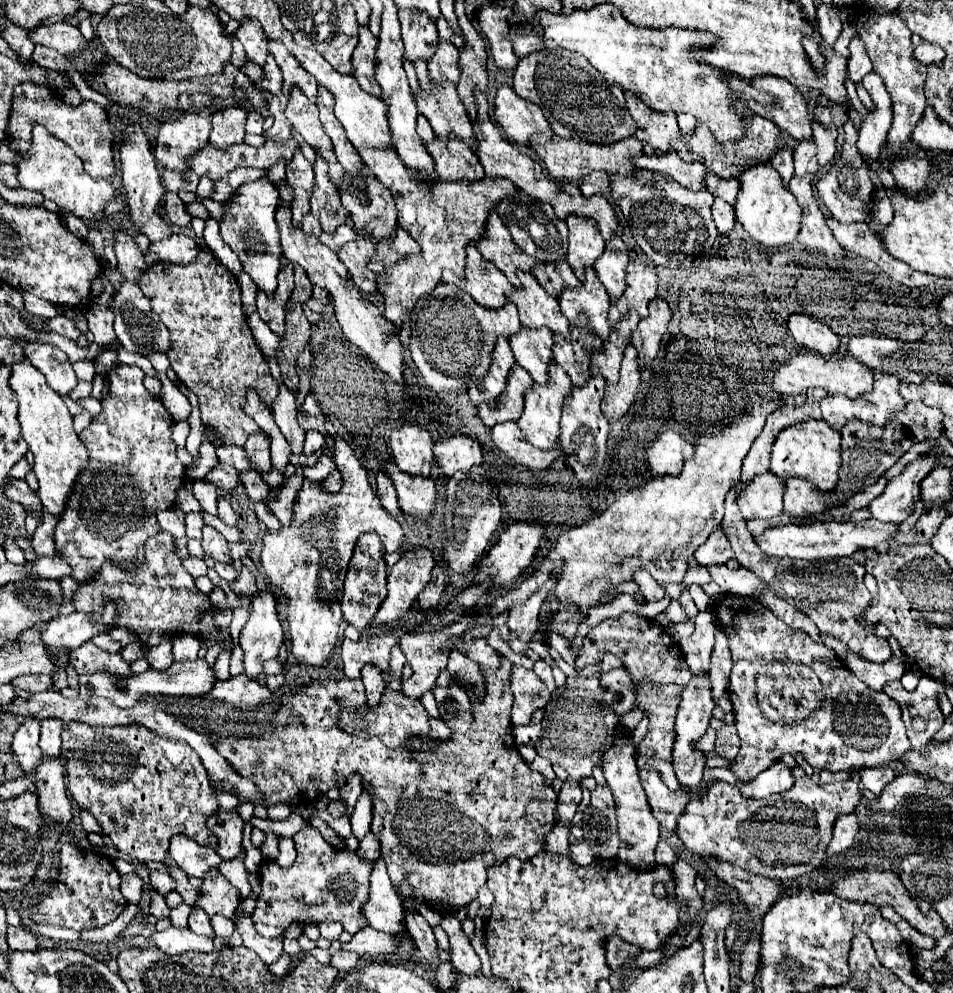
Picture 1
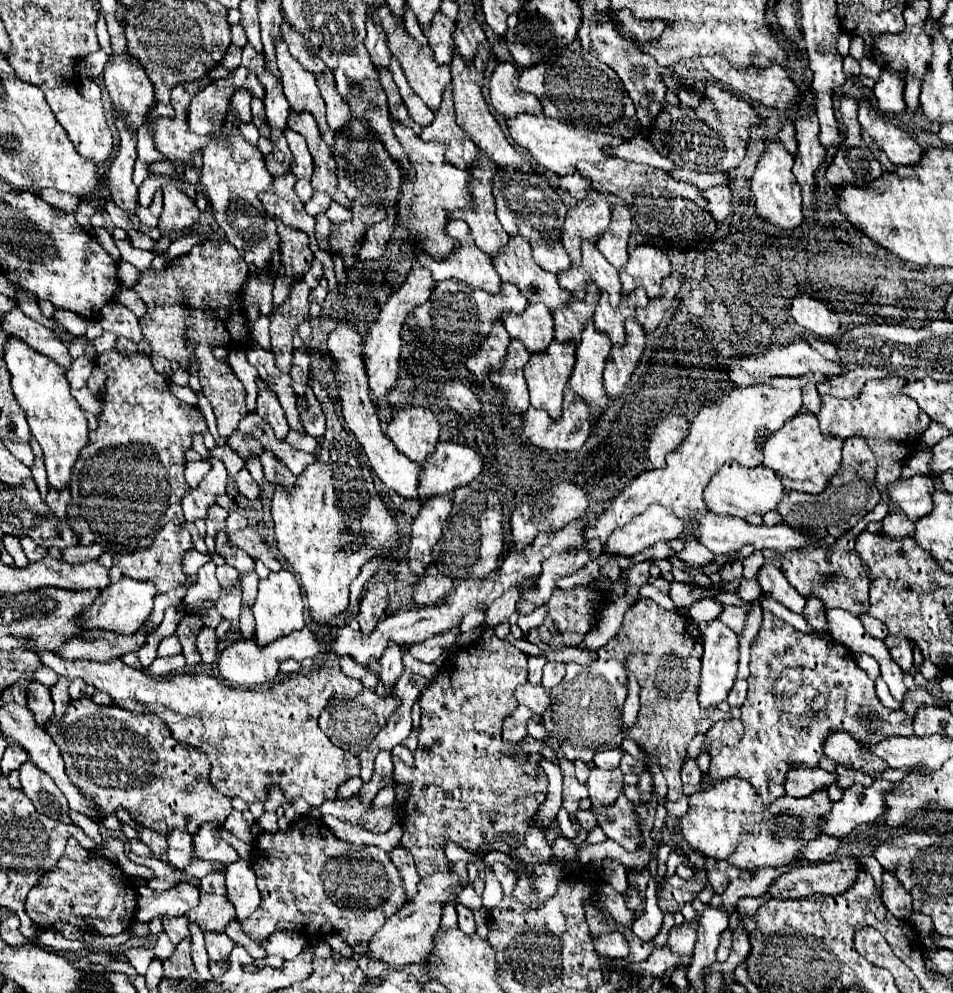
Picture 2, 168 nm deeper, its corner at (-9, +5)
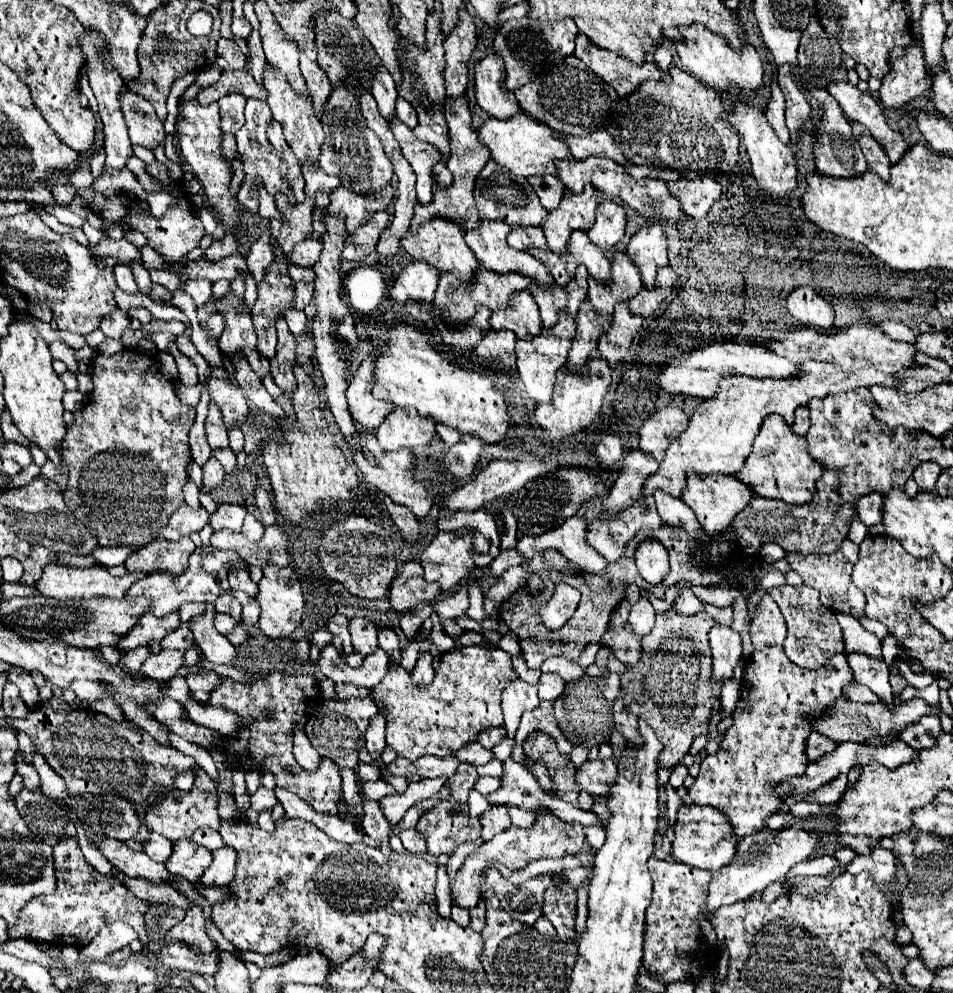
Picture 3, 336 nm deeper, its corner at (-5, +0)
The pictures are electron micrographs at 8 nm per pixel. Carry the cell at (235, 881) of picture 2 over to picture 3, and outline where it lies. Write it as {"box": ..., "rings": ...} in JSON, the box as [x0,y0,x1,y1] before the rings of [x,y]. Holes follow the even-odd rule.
{"box":[199,888,229,904],"rings":[[[199,888],[199,894],[209,902],[209,904],[219,904],[227,898],[229,890],[227,888]]]}

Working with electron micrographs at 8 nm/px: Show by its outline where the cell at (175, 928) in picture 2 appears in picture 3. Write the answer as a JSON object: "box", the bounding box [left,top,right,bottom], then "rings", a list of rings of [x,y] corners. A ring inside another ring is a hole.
{"box":[159,942,219,976],"rings":[[[177,942],[167,944],[159,954],[159,962],[167,968],[187,970],[193,974],[207,974],[207,976],[213,976],[217,972],[217,962],[219,962],[217,958],[219,958],[219,952],[201,956],[187,944],[177,944]]]}

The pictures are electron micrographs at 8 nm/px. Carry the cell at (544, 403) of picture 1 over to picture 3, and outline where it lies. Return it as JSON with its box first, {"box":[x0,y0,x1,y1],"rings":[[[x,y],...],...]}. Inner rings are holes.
{"box":[515,312,575,404],"rings":[[[559,312],[557,324],[553,328],[543,328],[539,338],[529,340],[529,342],[525,342],[525,340],[517,342],[517,346],[515,346],[517,368],[519,368],[519,374],[523,378],[523,384],[527,388],[529,398],[533,398],[537,404],[551,400],[551,392],[553,392],[553,384],[555,384],[555,374],[567,362],[567,352],[571,348],[573,334],[575,334],[575,320],[571,316],[567,316],[567,312]]]}

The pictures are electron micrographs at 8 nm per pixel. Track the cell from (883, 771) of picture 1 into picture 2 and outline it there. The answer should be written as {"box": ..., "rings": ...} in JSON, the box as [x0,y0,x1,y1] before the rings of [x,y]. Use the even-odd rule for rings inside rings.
{"box":[825,733,889,779],"rings":[[[831,733],[825,741],[825,755],[847,769],[855,769],[863,775],[869,775],[871,779],[879,779],[883,771],[889,769],[883,767],[879,759],[871,759],[867,751],[859,751],[859,743],[855,743],[855,739],[847,733]]]}

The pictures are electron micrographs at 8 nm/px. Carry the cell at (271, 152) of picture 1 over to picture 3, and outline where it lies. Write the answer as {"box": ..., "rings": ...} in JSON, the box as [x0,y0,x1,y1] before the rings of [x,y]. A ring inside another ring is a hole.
{"box":[119,90,165,150],"rings":[[[123,90],[123,96],[119,96],[119,100],[133,144],[141,144],[153,150],[165,140],[163,122],[155,116],[155,108],[143,96],[133,94],[131,90]]]}

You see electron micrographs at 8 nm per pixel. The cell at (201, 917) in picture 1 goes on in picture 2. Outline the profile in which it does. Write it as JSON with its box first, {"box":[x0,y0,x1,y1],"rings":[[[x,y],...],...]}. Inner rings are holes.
{"box":[203,931,235,961],"rings":[[[203,931],[205,935],[205,943],[207,943],[207,953],[211,959],[215,961],[225,961],[229,959],[231,949],[235,947],[235,941],[229,939],[225,933],[217,933],[217,931]]]}

